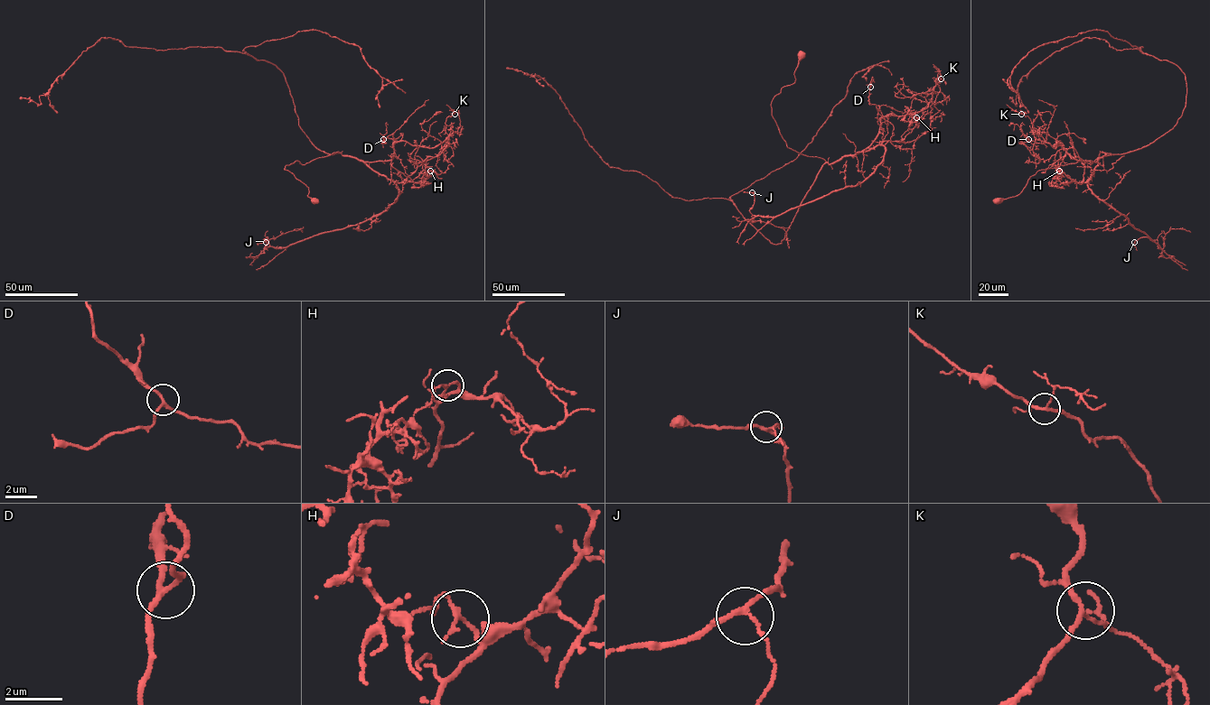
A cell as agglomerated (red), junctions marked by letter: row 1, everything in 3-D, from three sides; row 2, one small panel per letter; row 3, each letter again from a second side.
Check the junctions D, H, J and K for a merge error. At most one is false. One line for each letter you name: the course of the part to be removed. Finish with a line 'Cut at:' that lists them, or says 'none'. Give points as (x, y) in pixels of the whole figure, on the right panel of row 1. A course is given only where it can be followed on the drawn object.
Cut at: none

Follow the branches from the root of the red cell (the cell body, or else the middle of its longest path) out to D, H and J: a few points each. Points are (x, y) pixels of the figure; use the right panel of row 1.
D: (997, 200), (1017, 195), (1038, 171), (1106, 155), (1078, 160), (1048, 134), (1042, 143), (1028, 139)
H: (997, 200), (1017, 195), (1038, 171), (1091, 164), (1101, 152), (1106, 154), (1086, 181), (1059, 171)
J: (997, 200), (1017, 195), (1038, 171), (1091, 164), (1103, 152), (1087, 184), (1159, 247), (1146, 236), (1134, 242)

